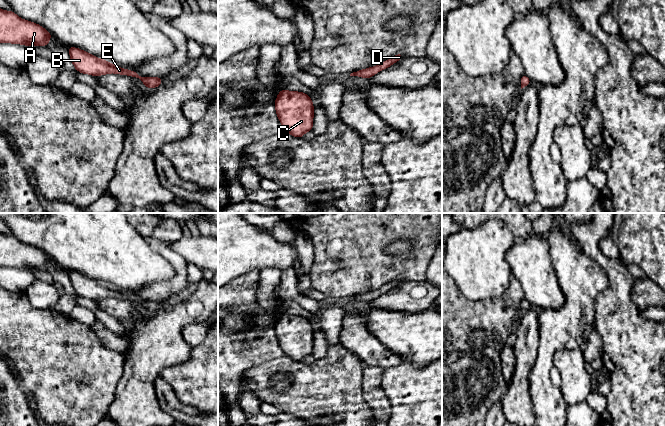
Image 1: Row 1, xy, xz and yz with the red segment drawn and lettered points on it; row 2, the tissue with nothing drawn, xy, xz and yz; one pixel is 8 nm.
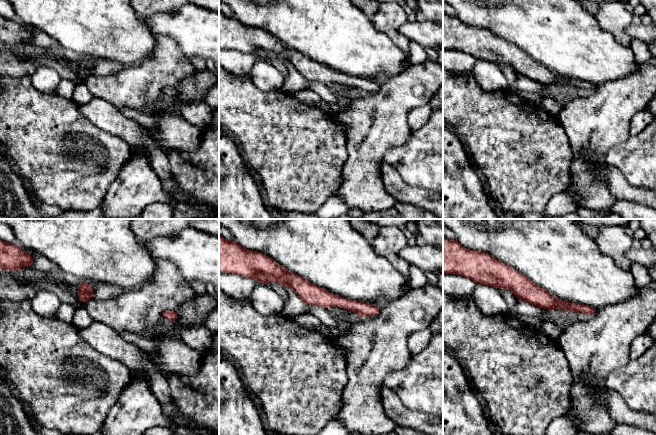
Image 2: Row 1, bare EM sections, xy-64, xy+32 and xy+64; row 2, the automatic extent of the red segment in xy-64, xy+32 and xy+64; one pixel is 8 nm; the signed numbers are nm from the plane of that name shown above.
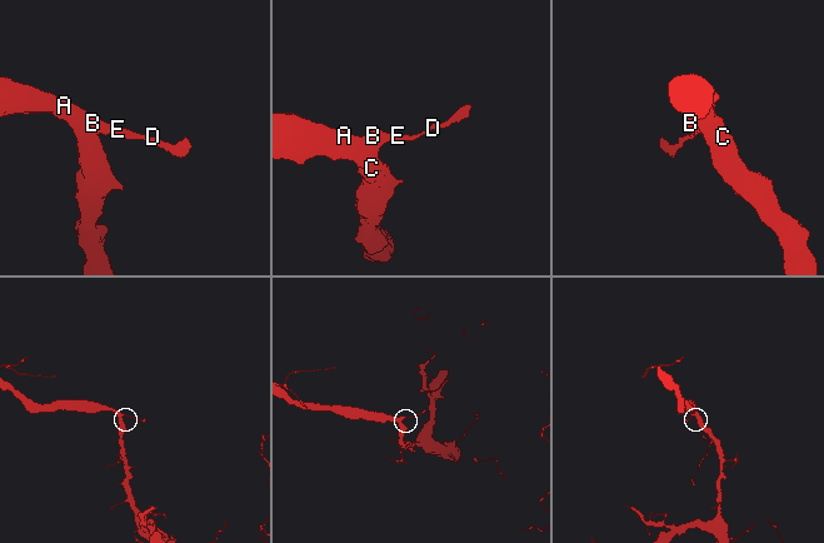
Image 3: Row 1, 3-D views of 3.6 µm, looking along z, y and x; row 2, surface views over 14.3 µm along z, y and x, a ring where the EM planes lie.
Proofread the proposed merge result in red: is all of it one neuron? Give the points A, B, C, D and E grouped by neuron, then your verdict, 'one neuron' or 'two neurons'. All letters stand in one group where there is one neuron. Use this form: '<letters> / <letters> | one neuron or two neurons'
A B C D E | one neuron

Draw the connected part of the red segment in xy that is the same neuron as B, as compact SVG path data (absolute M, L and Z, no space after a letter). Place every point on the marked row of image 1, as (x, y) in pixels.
M68 46L70 60L72 61L75 69L84 74L92 76L100 76L109 73L116 73L120 75L133 76L141 80L147 88L156 88L162 84L161 77L141 77L137 72L128 69L117 67L116 65L93 56L81 49Z

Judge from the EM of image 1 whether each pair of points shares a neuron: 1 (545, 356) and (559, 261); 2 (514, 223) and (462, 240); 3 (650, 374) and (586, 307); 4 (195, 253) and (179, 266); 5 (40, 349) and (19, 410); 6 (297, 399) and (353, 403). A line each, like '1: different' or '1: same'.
1: same
2: different
3: different
4: different
5: different
6: same

